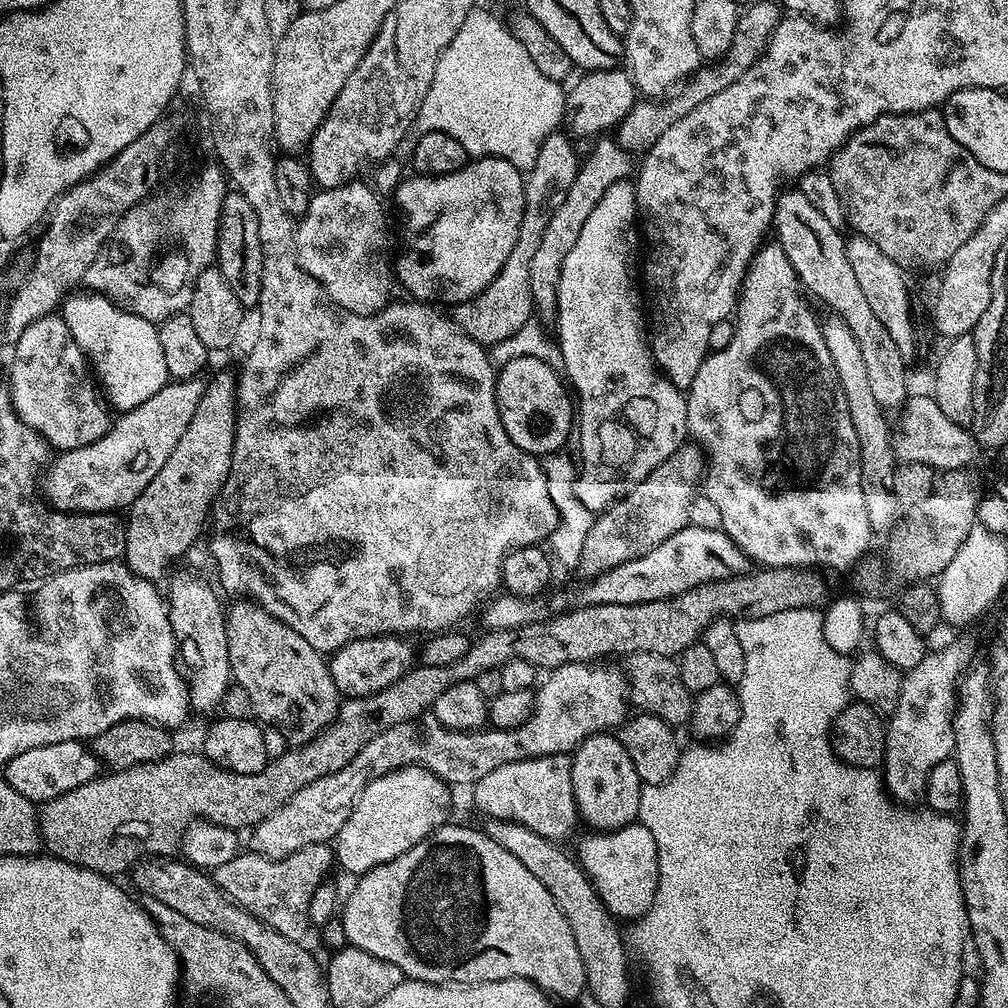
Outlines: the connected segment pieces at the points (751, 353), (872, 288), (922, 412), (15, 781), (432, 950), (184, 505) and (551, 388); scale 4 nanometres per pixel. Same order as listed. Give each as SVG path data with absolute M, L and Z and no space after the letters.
M765 242L748 263L748 272L740 284L738 303L734 313L734 335L725 348L717 348L702 362L694 382L686 390L688 402L688 436L700 448L706 457L706 467L702 479L702 492L718 506L722 514L721 528L726 535L747 554L749 561L766 568L803 568L805 570L825 570L837 568L847 573L865 559L868 547L872 544L874 533L870 526L870 517L866 515L866 494L862 494L862 474L860 473L860 447L854 422L850 422L850 410L830 362L830 350L822 338L820 320L812 317L799 277L796 276L790 259L784 256L783 248L777 242Z
M849 235L845 239L845 250L856 281L866 294L867 305L874 310L875 317L882 322L901 354L905 358L911 358L916 352L916 328L912 325L912 300L904 285L905 269L886 258L886 254L882 254L882 250L878 250L878 246L874 246L874 242L870 242L870 238L865 236Z
M909 395L899 409L898 416L900 433L891 437L892 452L897 461L928 464L933 470L947 474L971 469L976 455L981 455L982 449L972 437L971 431L965 425L955 424L950 418L946 418L946 414L942 414L938 402L931 395Z
M71 740L70 742L54 742L50 746L34 746L34 750L26 750L26 754L18 754L18 758L10 758L10 762L3 765L2 779L10 786L14 786L14 790L18 790L18 794L22 794L33 804L42 806L47 800L58 798L62 794L66 794L68 790L78 790L78 786L86 786L86 782L101 775L101 772L101 760L91 747L79 740Z
M445 823L406 854L365 872L355 881L338 916L348 944L374 954L374 958L394 962L407 979L427 984L467 986L522 978L534 982L557 1001L583 997L586 970L582 954L578 954L574 930L570 930L570 922L558 910L550 890L510 850L498 846L487 831L452 823Z
M220 372L205 383L202 398L190 418L190 426L186 426L182 438L178 438L178 446L174 446L170 458L166 458L162 470L154 474L150 486L146 486L127 509L122 560L144 580L163 581L169 575L168 567L176 559L179 561L192 543L201 539L200 531L203 528L205 531L209 523L213 503L226 482L232 461L236 382L233 373L231 376Z
M514 358L499 365L496 372L496 405L502 418L502 426L522 451L530 452L537 458L544 458L547 452L558 451L567 442L568 435L571 432L573 435L574 432L574 400L562 376L560 381L559 375L561 376L561 373L557 369L551 368L538 358Z

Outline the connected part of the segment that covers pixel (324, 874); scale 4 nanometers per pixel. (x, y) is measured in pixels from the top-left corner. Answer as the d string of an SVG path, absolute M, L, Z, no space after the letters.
M315 844L306 846L294 854L290 854L281 860L271 860L265 856L259 856L257 852L244 850L230 862L214 869L214 879L216 884L231 900L238 906L242 906L250 914L254 914L263 924L270 925L278 934L282 934L291 940L303 941L304 935L310 929L308 911L310 910L310 898L314 898L314 890L329 879L328 871L334 868L334 852L328 844Z

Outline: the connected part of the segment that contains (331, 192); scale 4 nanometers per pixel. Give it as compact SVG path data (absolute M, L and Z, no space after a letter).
M349 182L337 188L325 188L313 195L306 214L299 217L296 225L296 256L301 268L321 284L335 304L354 314L369 316L390 303L391 296L388 295L392 292L392 284L394 288L394 264L390 256L388 260L388 220L380 205L381 197L371 187L368 189L360 183Z

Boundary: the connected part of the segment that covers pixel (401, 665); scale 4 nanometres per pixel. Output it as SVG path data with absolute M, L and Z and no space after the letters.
M400 634L387 636L371 636L361 640L351 640L331 653L328 669L334 678L334 686L341 697L369 696L378 694L378 690L386 690L398 678L402 678L414 667L414 648L412 652L411 639Z

